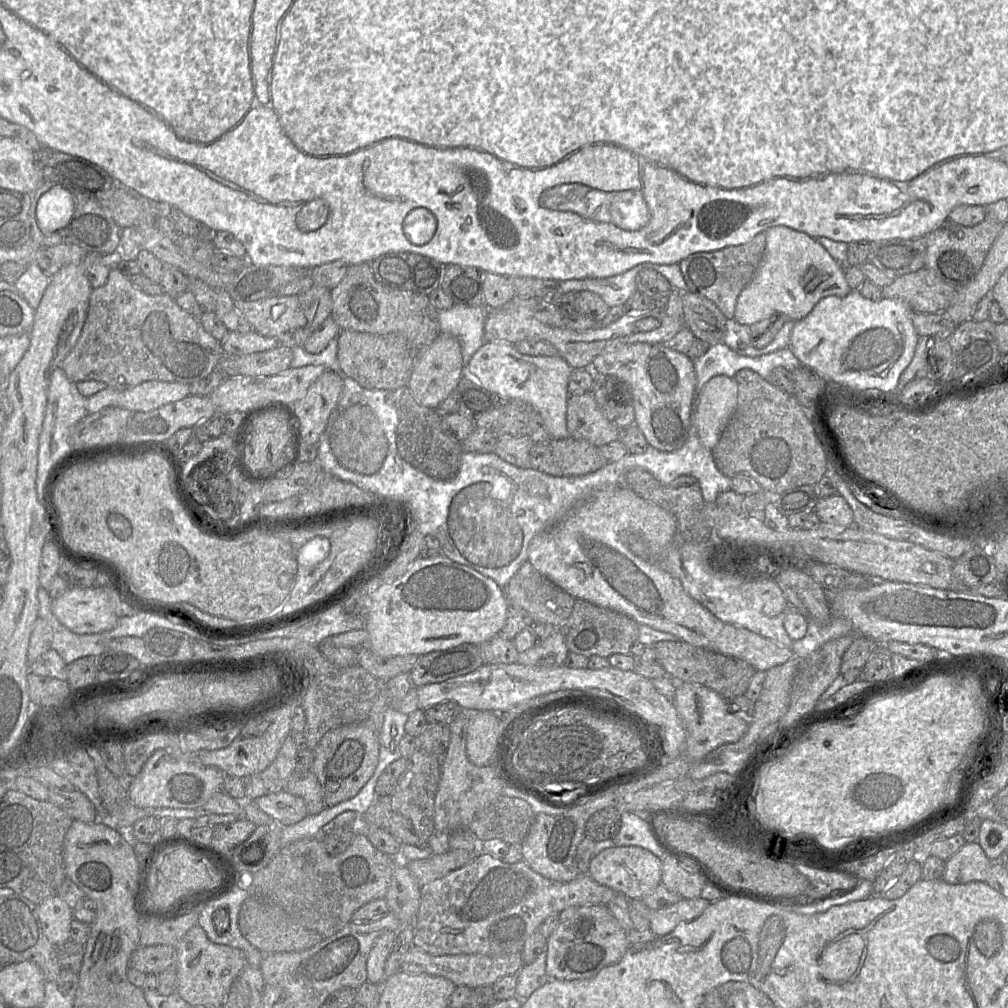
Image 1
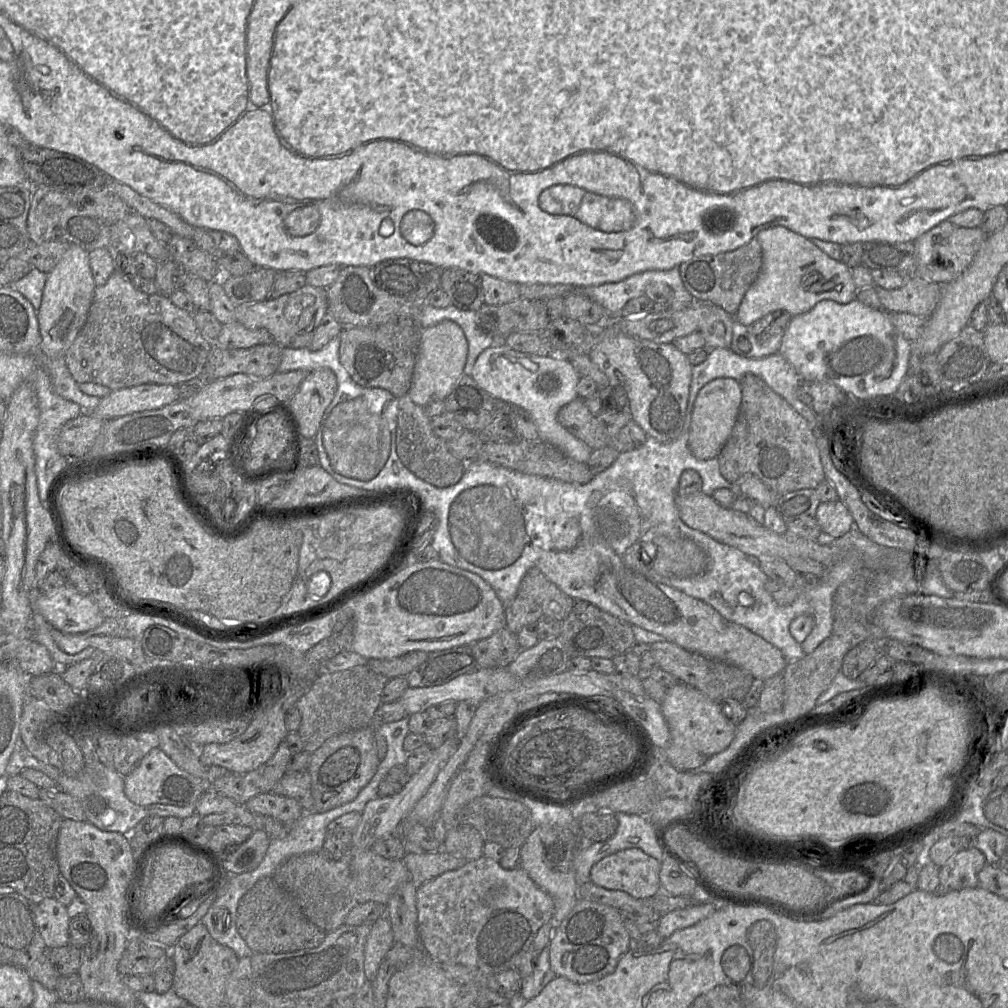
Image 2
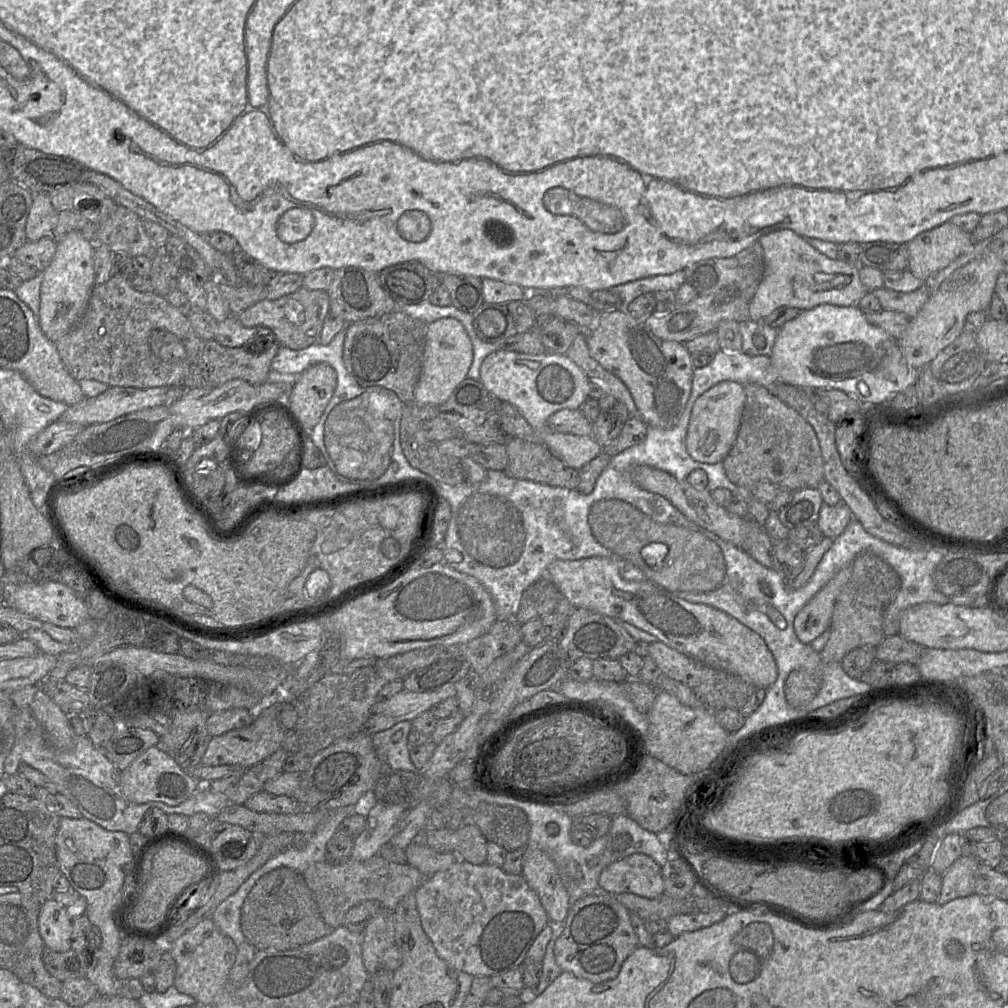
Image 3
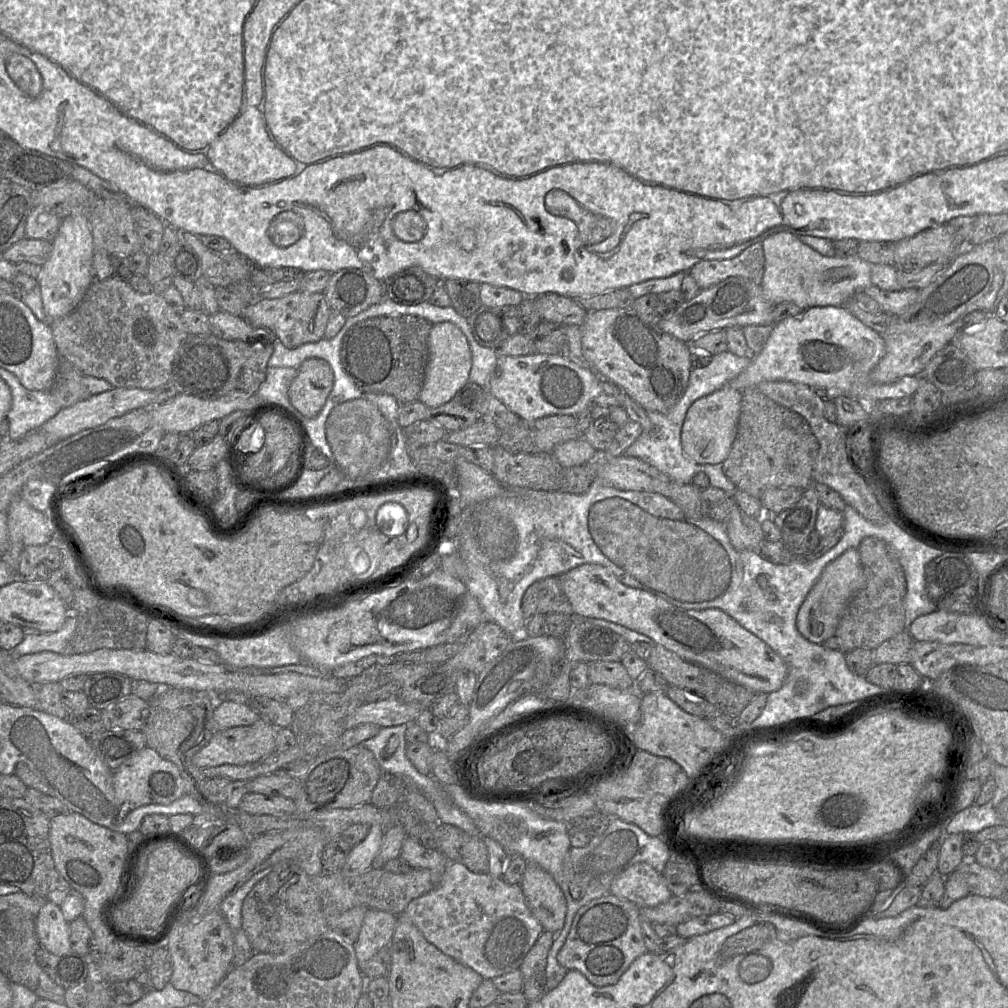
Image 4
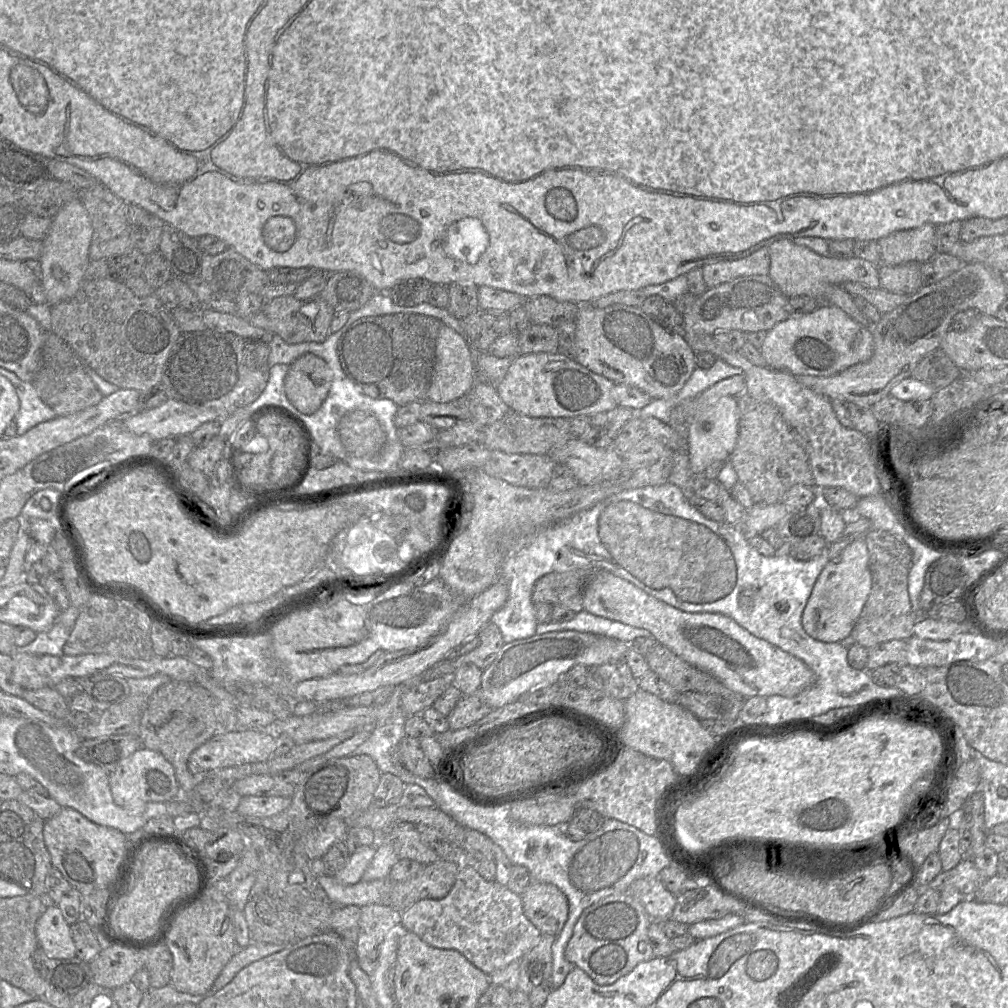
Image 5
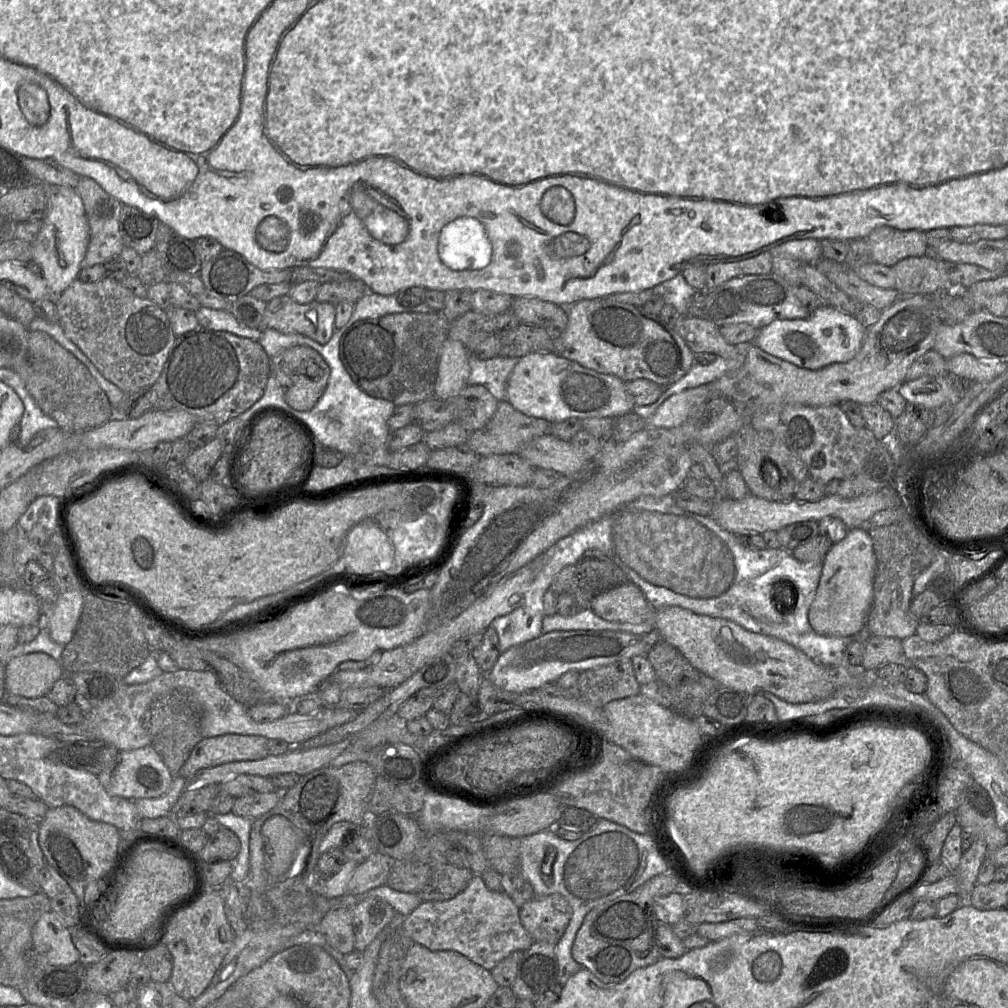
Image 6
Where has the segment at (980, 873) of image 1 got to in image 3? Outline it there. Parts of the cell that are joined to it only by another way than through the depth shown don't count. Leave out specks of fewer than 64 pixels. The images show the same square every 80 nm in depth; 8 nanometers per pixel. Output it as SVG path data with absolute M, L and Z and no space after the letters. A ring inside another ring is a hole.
M961 855L942 875L937 903L943 905L955 898L974 893L974 878L980 862L975 856Z

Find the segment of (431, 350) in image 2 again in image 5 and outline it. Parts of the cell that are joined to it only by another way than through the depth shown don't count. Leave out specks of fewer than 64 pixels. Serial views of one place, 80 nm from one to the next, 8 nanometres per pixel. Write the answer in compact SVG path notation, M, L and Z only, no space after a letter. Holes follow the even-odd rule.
M448 325L440 328L435 348L435 364L427 400L447 403L467 394L475 385L475 366L465 338Z

